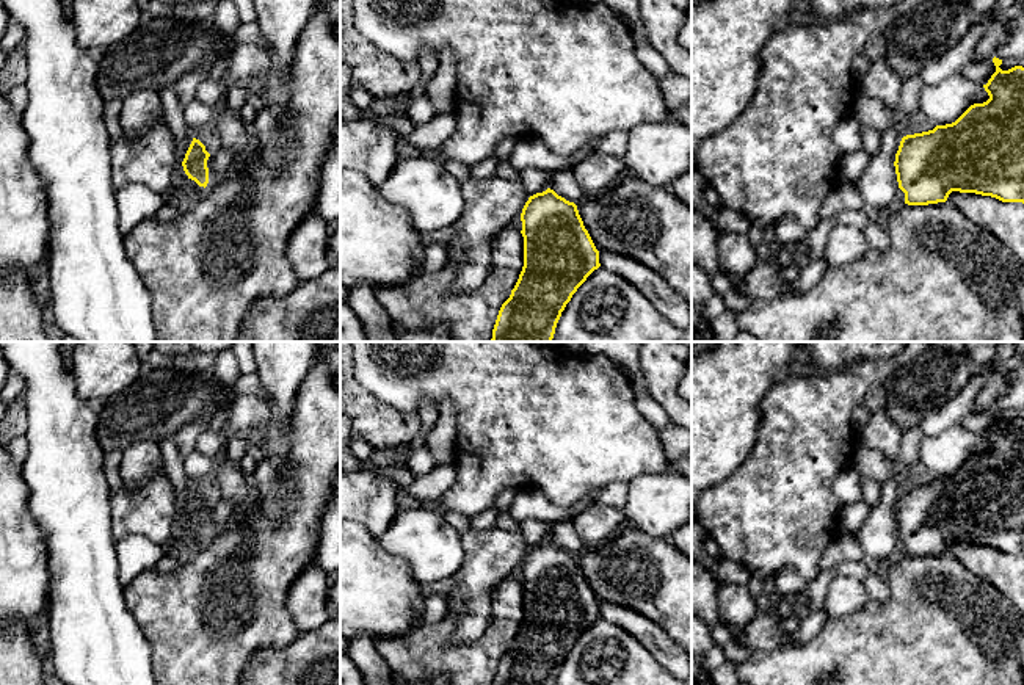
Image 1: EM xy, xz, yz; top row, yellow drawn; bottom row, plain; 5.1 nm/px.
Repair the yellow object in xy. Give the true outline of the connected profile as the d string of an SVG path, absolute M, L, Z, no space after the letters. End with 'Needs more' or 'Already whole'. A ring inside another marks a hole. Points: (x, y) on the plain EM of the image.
M193 489L182 513L183 522L188 530L194 531L199 538L204 539L209 535L209 508L210 505L205 502L205 497L199 491Z. Already whole

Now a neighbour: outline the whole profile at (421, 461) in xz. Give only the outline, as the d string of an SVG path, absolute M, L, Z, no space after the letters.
M423 445L411 453L406 466L414 473L414 477L422 477L436 466L436 461L433 459L428 447Z

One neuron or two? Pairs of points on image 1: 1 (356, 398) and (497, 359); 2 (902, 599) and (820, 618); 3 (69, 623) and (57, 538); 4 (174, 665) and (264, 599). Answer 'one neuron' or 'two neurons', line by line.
1: two neurons
2: two neurons
3: one neuron
4: one neuron

